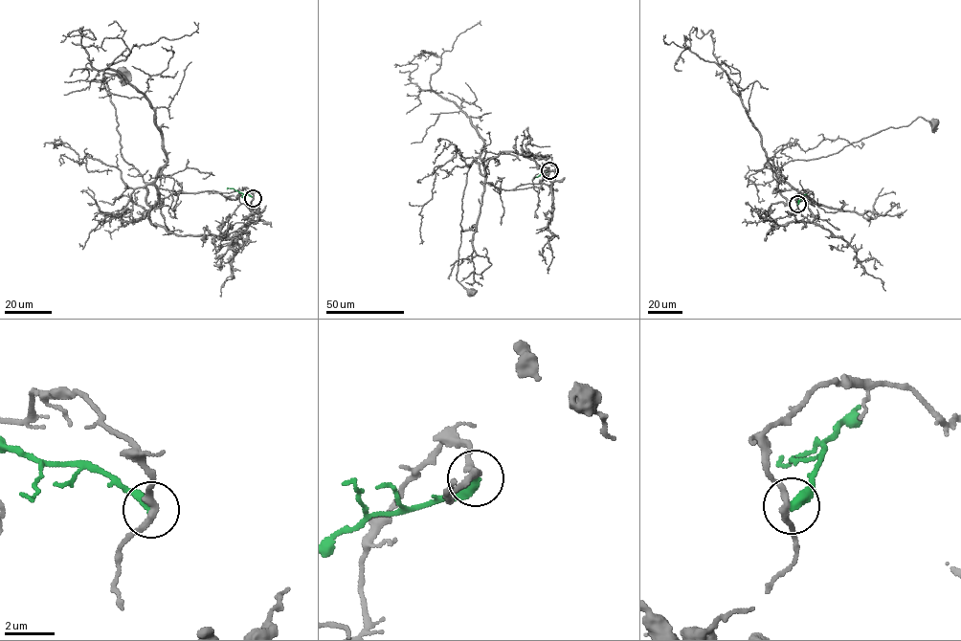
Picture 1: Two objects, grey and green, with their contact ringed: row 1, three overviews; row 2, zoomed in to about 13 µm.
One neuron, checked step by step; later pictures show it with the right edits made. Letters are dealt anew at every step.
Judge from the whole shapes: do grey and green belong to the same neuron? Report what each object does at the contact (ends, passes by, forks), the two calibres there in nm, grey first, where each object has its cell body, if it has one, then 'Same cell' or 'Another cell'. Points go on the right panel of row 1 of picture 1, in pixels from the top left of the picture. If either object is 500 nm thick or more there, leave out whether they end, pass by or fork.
At the ring grey passes by. At the ring green ends. Thickness 280 nm (grey) against 440 nm. Soma of grey: (934, 122). Soma of green: none. Another cell

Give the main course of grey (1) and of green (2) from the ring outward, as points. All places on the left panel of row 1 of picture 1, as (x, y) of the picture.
1: (254, 198), (243, 187), (170, 194), (157, 203), (158, 188), (121, 154), (103, 75), (122, 72)
2: (254, 198), (227, 187)

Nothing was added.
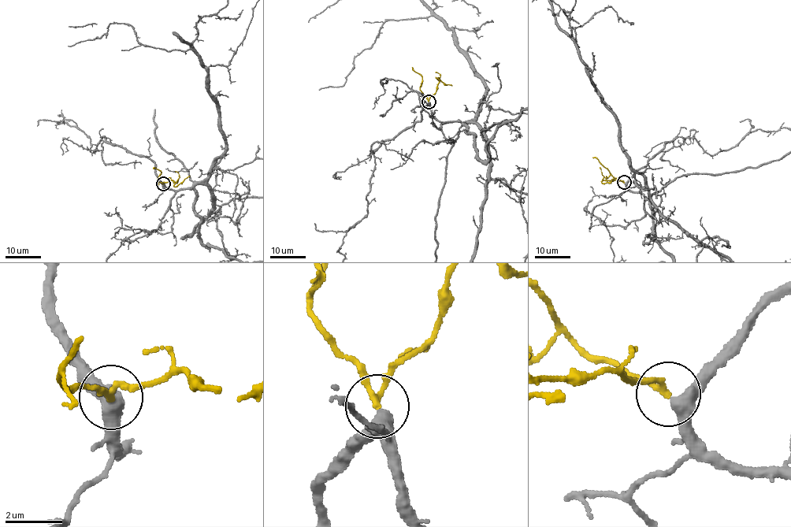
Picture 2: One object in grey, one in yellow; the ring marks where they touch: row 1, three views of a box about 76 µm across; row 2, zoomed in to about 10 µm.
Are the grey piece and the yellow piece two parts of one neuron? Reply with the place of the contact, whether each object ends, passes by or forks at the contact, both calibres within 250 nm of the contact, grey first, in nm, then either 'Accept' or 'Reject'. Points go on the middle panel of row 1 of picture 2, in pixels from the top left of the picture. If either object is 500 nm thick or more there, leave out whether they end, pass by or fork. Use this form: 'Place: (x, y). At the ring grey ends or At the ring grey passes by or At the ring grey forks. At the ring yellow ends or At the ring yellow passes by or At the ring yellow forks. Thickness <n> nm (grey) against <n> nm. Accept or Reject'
Place: (428, 102). At the ring grey passes by. At the ring yellow passes by. Thickness 440 nm (grey) against 180 nm. Accept

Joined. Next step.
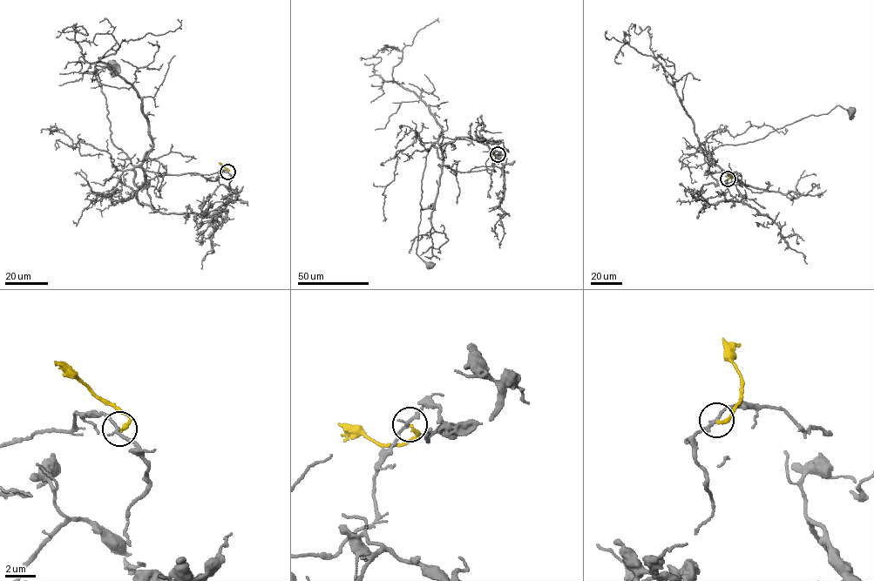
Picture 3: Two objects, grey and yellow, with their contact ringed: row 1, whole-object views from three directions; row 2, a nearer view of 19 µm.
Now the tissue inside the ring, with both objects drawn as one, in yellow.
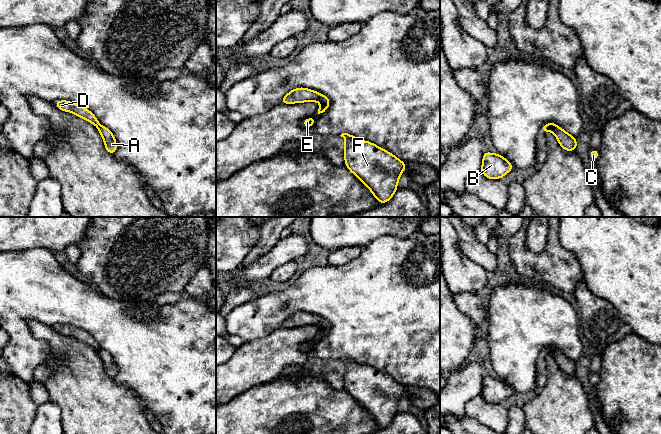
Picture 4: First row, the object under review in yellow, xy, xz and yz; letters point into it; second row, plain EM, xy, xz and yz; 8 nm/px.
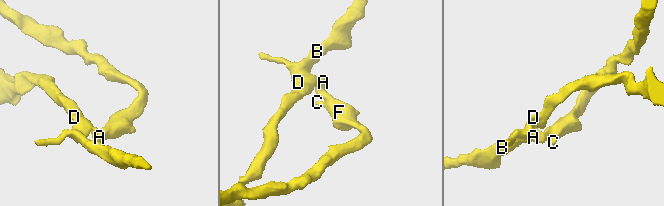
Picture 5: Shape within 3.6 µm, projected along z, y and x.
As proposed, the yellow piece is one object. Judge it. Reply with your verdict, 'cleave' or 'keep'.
cleave

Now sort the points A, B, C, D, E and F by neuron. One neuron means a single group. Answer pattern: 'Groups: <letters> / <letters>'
Groups: A C F / B D E

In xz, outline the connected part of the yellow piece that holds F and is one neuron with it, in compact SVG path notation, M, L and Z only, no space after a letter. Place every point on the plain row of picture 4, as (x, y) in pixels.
M351 358L340 359L345 364L345 390L366 409L380 428L388 426L397 414L399 401L406 387L392 377Z

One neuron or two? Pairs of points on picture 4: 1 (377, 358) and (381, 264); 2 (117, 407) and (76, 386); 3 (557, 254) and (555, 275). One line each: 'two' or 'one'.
1: one
2: one
3: one

